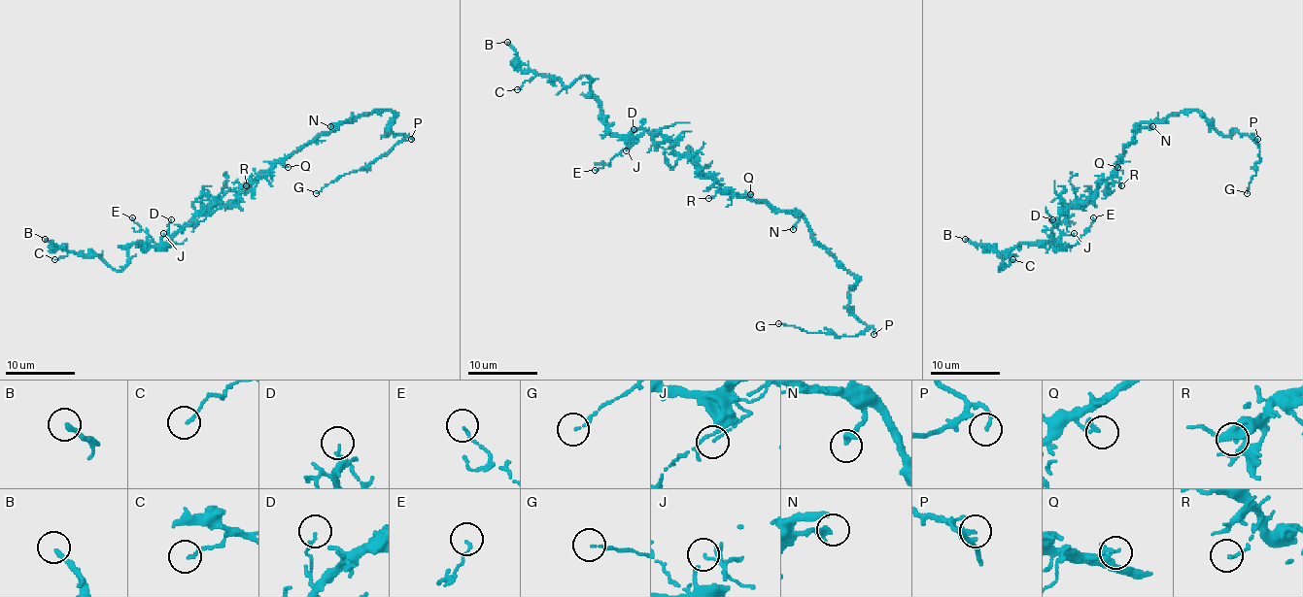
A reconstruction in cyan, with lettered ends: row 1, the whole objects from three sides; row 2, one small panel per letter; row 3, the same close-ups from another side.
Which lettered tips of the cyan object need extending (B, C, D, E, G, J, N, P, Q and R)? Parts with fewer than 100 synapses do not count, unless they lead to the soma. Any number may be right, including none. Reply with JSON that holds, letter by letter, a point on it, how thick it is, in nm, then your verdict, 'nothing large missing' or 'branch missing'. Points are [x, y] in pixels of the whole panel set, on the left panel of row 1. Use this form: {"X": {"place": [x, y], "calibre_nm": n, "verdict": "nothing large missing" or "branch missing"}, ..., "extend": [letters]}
{"B": {"place": [45, 239], "calibre_nm": 200, "verdict": "branch missing"}, "C": {"place": [54, 259], "calibre_nm": 120, "verdict": "nothing large missing"}, "D": {"place": [171, 219], "calibre_nm": 120, "verdict": "nothing large missing"}, "E": {"place": [132, 217], "calibre_nm": 100, "verdict": "nothing large missing"}, "G": {"place": [316, 193], "calibre_nm": 110, "verdict": "nothing large missing"}, "J": {"place": [163, 233], "calibre_nm": 90, "verdict": "nothing large missing"}, "N": {"place": [330, 126], "calibre_nm": 300, "verdict": "nothing large missing"}, "P": {"place": [411, 139], "calibre_nm": 150, "verdict": "nothing large missing"}, "Q": {"place": [288, 167], "calibre_nm": 170, "verdict": "nothing large missing"}, "R": {"place": [246, 185], "calibre_nm": 150, "verdict": "nothing large missing"}, "extend": ["B"]}

